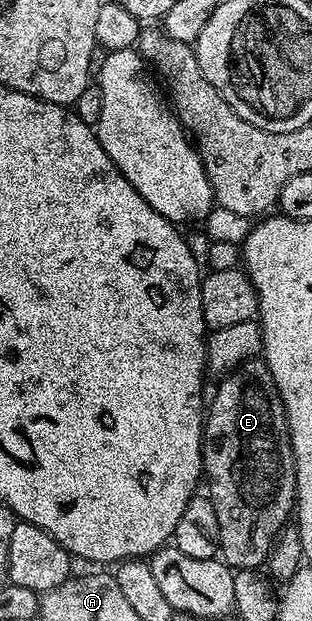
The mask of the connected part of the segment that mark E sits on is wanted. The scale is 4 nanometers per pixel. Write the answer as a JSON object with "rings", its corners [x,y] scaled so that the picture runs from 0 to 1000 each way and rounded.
{"rings":[[[840,580],[776,583],[705,615],[715,617],[692,625],[689,636],[679,641],[673,636],[651,681],[657,789],[663,783],[660,794],[683,812],[683,824],[696,824],[702,892],[712,903],[744,913],[779,915],[795,908],[859,903],[894,862],[923,845],[920,833],[929,828],[936,833],[949,820],[946,742],[907,646],[856,585]]]}

